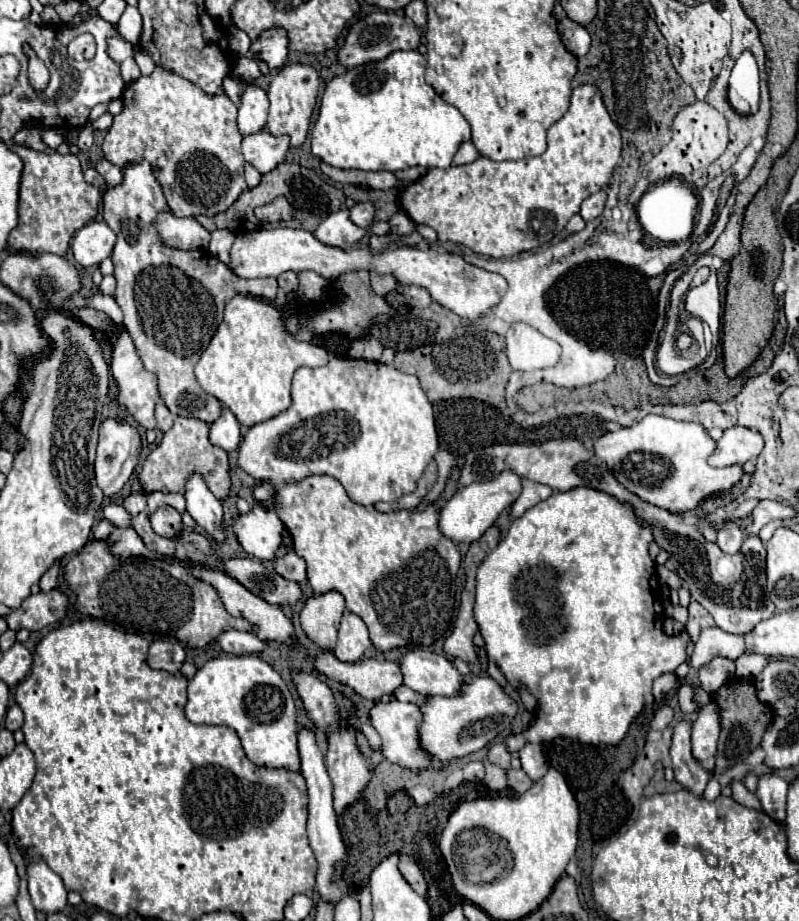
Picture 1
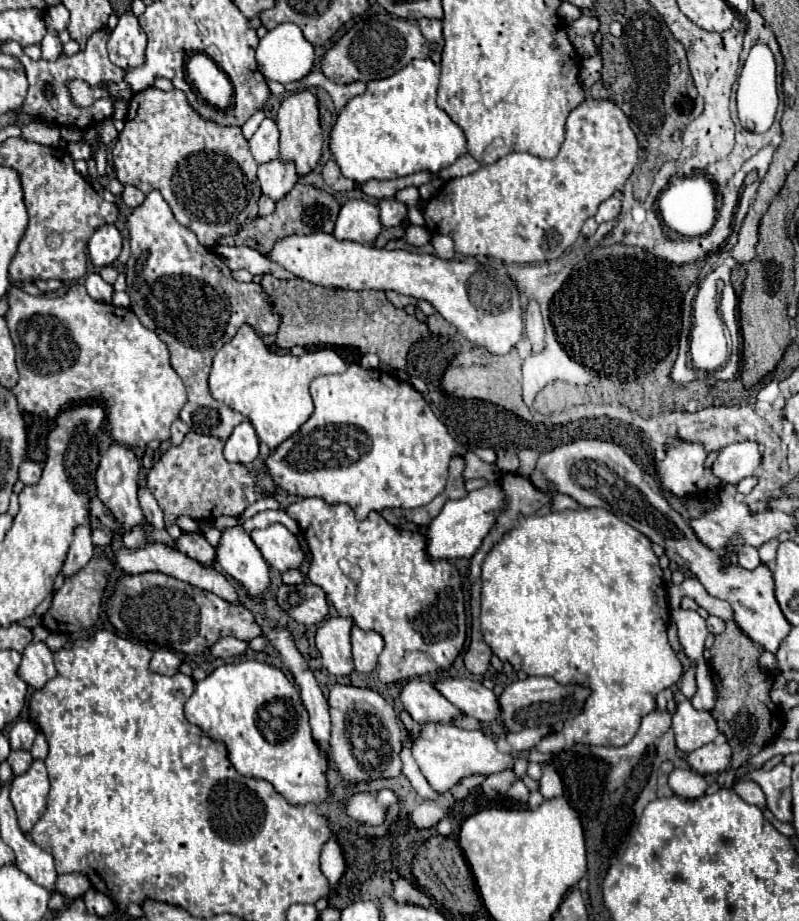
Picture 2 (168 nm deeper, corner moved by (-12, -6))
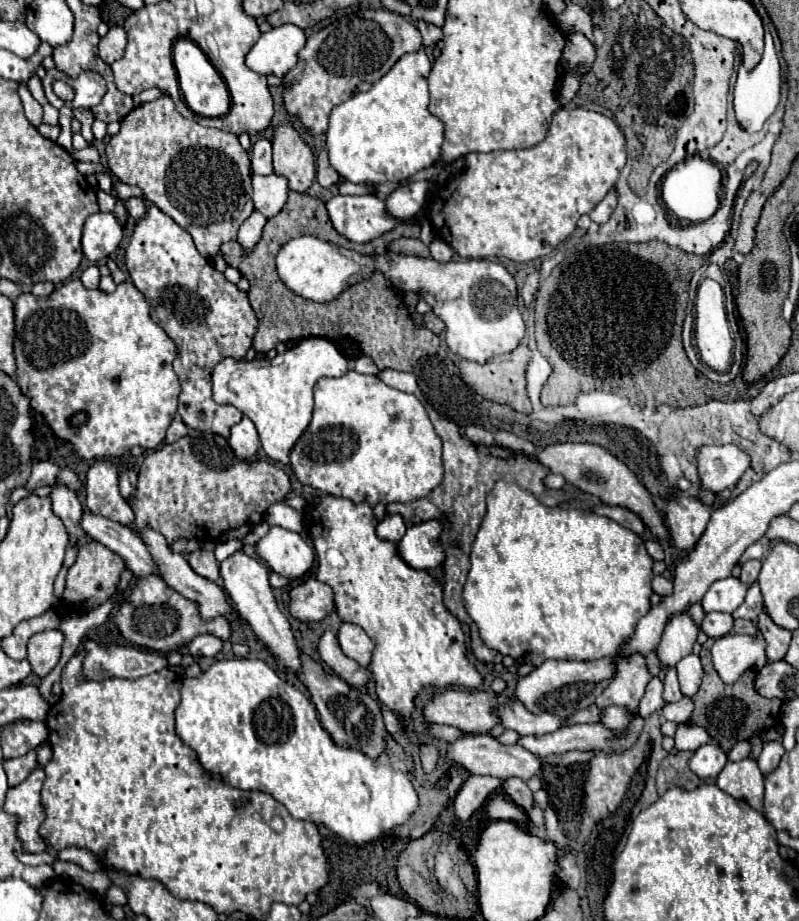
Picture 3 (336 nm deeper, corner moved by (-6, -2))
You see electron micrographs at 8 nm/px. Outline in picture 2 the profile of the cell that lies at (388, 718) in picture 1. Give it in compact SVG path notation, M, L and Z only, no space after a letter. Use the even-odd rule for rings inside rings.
M426 722L420 724L418 732L412 738L412 756L428 780L428 784L436 792L446 792L454 784L458 784L462 778L470 774L496 774L512 766L512 756L502 754L496 750L496 744L492 738L482 734L480 730L460 730L454 724L438 724L438 722Z

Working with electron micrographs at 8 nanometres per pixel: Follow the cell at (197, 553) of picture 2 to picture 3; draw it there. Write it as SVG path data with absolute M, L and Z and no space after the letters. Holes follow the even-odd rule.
M206 550L190 552L188 554L188 564L202 578L212 580L212 582L218 582L220 580L220 566L218 566L218 562L216 562L216 558L214 558L212 552L206 552Z

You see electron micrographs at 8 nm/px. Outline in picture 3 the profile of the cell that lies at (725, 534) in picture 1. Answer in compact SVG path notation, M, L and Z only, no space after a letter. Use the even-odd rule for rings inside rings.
M748 560L744 566L742 566L742 572L740 572L740 580L746 584L746 586L752 586L760 574L760 568L762 568L762 562L760 560Z

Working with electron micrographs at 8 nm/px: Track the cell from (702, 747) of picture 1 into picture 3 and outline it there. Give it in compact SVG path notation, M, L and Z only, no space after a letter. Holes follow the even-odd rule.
M704 744L694 752L690 760L690 770L698 778L716 778L726 766L726 762L728 758L718 744Z

